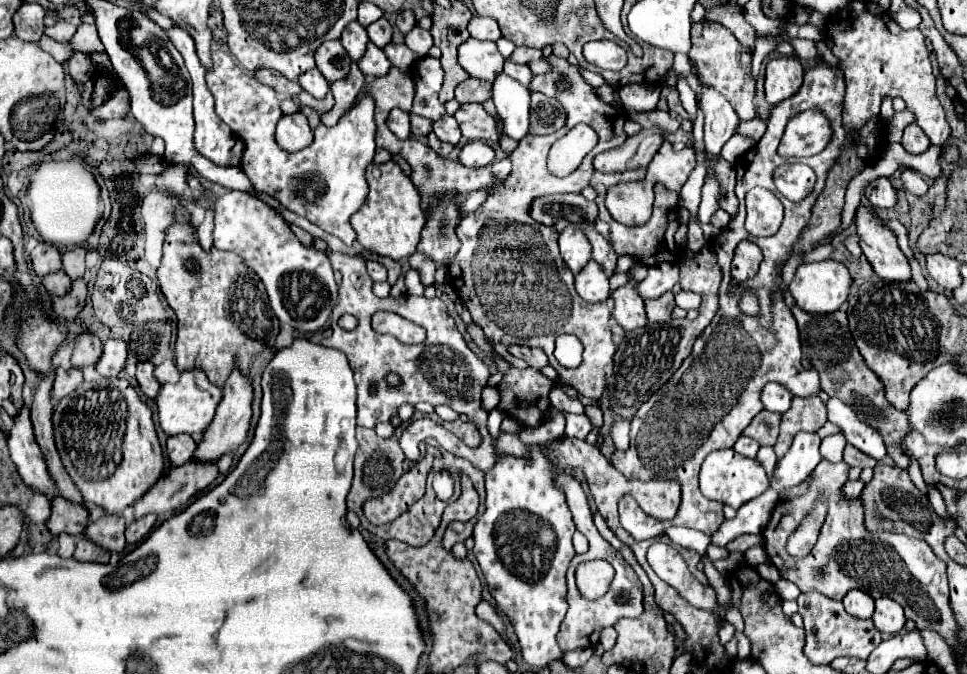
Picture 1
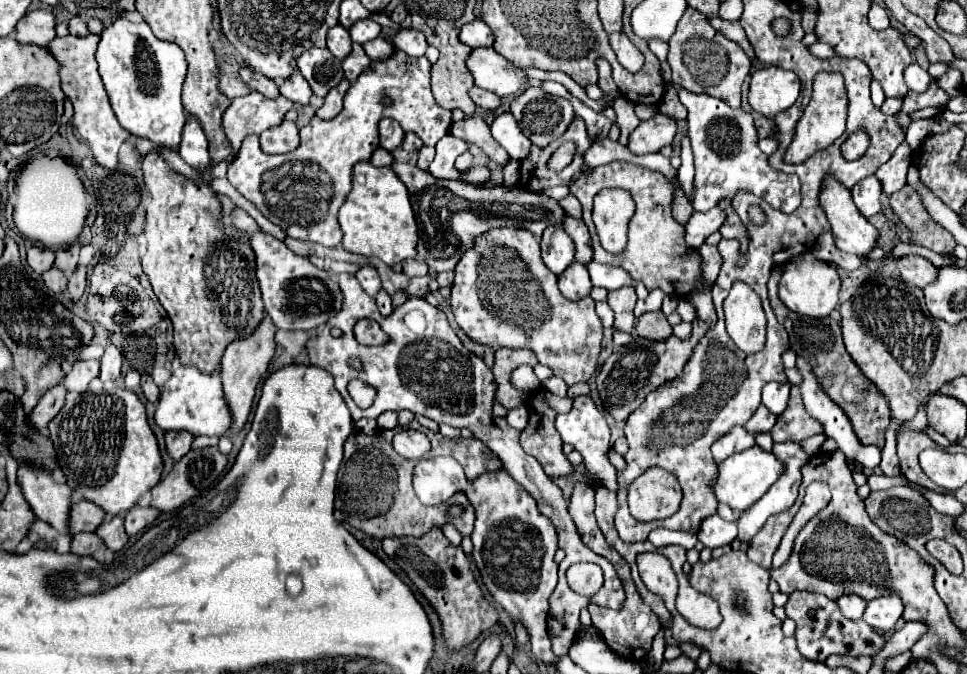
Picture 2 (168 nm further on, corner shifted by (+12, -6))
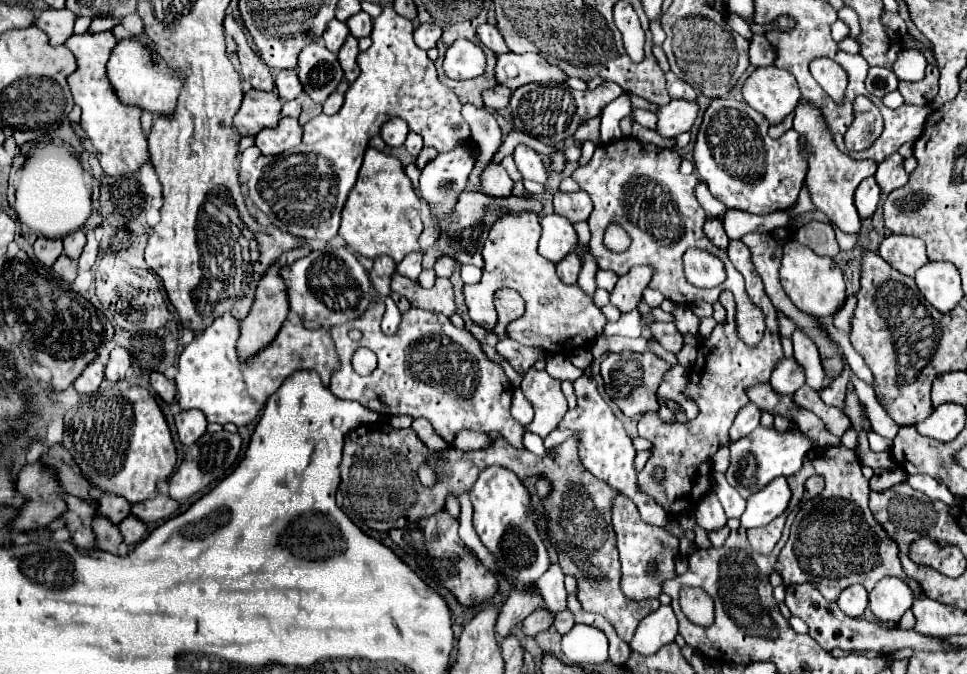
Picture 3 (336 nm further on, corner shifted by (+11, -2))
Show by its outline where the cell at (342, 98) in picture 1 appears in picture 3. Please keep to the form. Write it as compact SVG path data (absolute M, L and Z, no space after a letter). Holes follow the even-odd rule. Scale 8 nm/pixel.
M344 78L344 80L338 84L338 88L336 88L336 90L328 96L328 100L324 102L324 114L336 114L336 112L342 108L346 90L348 90L348 80Z

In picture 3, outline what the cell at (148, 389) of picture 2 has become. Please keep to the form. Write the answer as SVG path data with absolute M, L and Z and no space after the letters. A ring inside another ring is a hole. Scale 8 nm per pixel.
M152 372L150 374L150 384L164 402L174 404L174 384L170 380L166 380L160 372Z

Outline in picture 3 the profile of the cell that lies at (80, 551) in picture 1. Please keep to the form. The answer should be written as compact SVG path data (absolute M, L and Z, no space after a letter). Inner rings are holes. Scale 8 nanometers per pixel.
M96 518L92 522L92 530L96 534L96 548L98 550L110 552L110 554L118 552L122 536L120 536L120 530L116 524L112 524L108 518Z

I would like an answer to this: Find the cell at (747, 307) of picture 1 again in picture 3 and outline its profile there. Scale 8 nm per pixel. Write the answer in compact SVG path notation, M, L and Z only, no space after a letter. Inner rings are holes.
M624 136L610 144L600 144L586 166L578 166L572 172L572 180L580 184L584 192L594 202L594 210L588 218L588 226L592 232L590 252L600 268L614 270L616 274L626 274L632 266L648 266L654 270L650 288L660 290L668 300L674 304L696 304L696 302L710 302L718 300L722 290L730 290L736 302L736 334L738 338L756 348L766 330L766 318L760 306L756 306L744 288L742 274L730 266L726 250L718 250L702 232L706 222L706 212L698 204L694 196L694 186L700 182L698 176L684 176L680 172L680 154L670 148L658 148L654 144L640 144L632 136ZM612 220L618 220L624 230L630 234L632 244L626 252L614 254L602 244L602 234ZM688 248L700 248L716 258L720 258L726 266L726 280L714 288L696 288L684 276L684 262L682 256Z

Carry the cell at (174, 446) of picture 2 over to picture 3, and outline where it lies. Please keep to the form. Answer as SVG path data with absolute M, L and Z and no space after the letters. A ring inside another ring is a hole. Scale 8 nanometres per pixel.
M188 410L188 412L178 412L174 416L174 424L176 424L176 432L178 438L184 446L190 446L192 442L196 442L204 430L206 430L206 418L200 410Z

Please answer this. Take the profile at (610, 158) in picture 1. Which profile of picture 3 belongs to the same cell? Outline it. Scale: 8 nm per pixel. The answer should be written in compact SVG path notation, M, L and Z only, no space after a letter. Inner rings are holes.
M672 100L666 106L660 106L656 116L656 132L664 138L674 138L682 132L688 132L696 120L698 104L688 100Z

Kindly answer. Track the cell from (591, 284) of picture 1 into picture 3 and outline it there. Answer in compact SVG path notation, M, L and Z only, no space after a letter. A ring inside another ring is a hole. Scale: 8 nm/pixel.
M570 252L564 260L560 260L556 264L556 270L558 270L558 276L564 284L576 284L578 282L578 274L582 270L582 260L578 258L578 254Z

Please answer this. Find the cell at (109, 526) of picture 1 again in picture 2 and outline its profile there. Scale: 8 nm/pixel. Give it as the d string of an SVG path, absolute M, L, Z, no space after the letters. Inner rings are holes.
M113 516L109 522L105 522L105 526L99 526L97 534L99 534L99 538L105 540L107 548L113 552L121 550L129 540L129 536L125 534L125 526L123 526L121 516Z

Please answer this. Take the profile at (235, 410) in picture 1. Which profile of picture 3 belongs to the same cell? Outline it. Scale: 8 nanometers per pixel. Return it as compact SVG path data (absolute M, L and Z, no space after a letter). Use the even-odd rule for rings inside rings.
M276 262L270 268L270 274L266 274L266 278L262 278L262 282L258 284L254 306L252 306L250 314L240 324L240 336L238 336L238 342L236 342L236 346L238 346L238 358L246 362L248 358L254 358L260 350L264 350L268 344L272 344L286 318L288 318L286 288L282 286L282 280L278 278L278 262Z

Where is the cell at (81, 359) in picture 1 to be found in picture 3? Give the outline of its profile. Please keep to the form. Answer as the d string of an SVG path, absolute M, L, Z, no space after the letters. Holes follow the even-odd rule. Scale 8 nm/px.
M94 360L90 362L90 366L86 366L86 370L82 370L82 374L74 380L74 388L80 392L80 394L92 394L100 382L104 378L104 364L100 360Z

